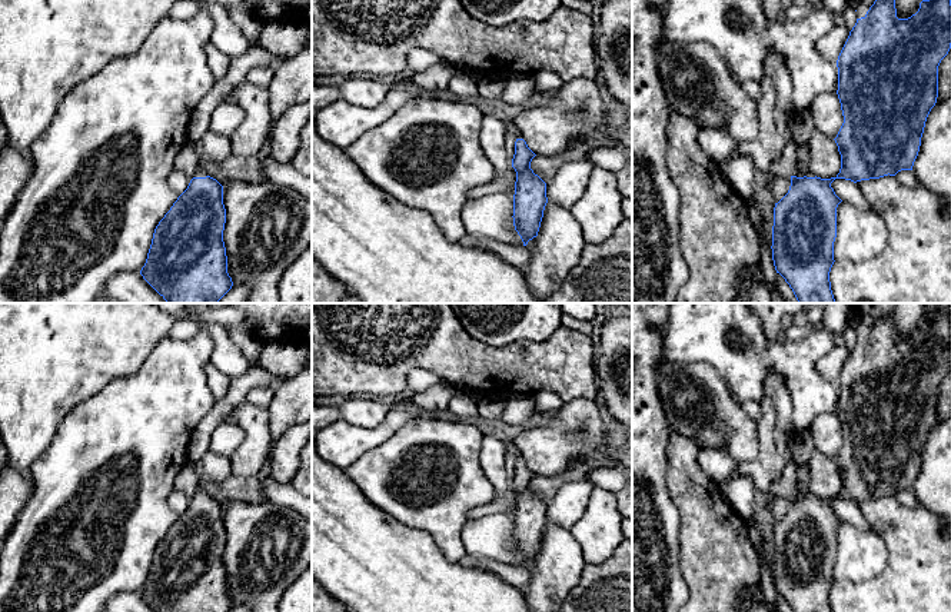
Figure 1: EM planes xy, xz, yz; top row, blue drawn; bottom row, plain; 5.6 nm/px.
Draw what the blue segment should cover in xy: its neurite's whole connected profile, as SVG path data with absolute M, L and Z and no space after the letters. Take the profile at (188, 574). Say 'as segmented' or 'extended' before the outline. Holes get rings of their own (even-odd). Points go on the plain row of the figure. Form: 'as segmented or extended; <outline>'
extended; M197 488L187 509L156 546L140 595L156 612L229 612L233 602L227 593L225 543L223 506Z

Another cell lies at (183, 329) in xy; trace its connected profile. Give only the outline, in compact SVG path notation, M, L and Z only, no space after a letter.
M179 320L170 327L167 336L174 340L187 340L193 337L199 329L200 327L190 320Z

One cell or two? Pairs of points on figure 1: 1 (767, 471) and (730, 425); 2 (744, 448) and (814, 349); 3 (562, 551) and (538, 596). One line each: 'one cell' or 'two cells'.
1: two cells
2: two cells
3: one cell

